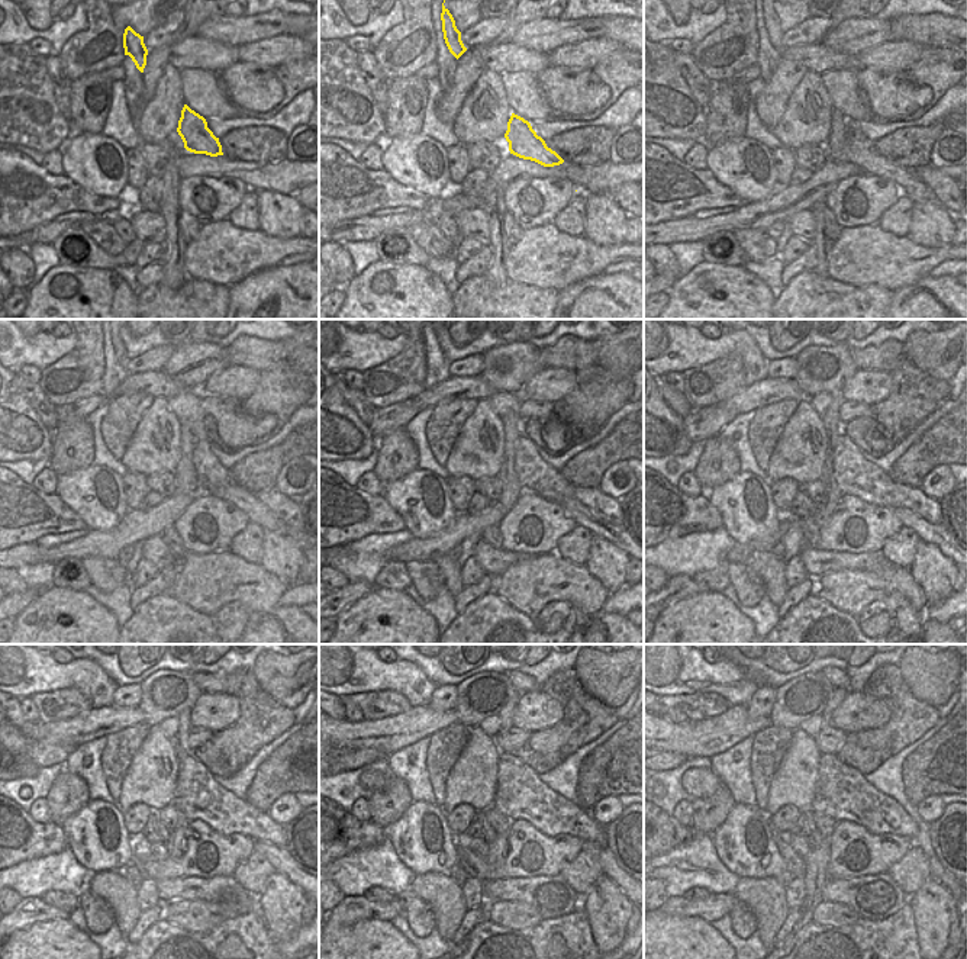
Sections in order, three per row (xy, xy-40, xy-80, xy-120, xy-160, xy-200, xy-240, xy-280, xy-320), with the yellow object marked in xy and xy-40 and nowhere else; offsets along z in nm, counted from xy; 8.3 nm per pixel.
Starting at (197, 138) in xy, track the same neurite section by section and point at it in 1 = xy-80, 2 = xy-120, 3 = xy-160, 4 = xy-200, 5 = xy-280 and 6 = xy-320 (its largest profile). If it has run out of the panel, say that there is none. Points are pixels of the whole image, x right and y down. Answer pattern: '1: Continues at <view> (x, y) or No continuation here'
1: Continues at xy-80 (867, 160)
2: Continues at xy-120 (257, 512)
3: Continues at xy-160 (582, 515)
4: Continues at xy-200 (928, 533)
5: Continues at xy-280 (609, 866)
6: Continues at xy-320 (935, 868).

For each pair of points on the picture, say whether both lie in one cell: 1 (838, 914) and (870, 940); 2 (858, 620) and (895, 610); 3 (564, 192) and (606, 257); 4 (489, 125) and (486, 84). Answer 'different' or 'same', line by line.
1: different
2: same
3: different
4: same

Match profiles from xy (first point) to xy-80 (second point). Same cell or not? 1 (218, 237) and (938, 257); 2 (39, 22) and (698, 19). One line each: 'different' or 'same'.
1: same
2: different

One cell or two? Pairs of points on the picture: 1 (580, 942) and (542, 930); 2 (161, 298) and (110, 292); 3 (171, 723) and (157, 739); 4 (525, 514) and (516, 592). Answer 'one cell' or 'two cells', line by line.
1: one cell
2: two cells
3: two cells
4: two cells

